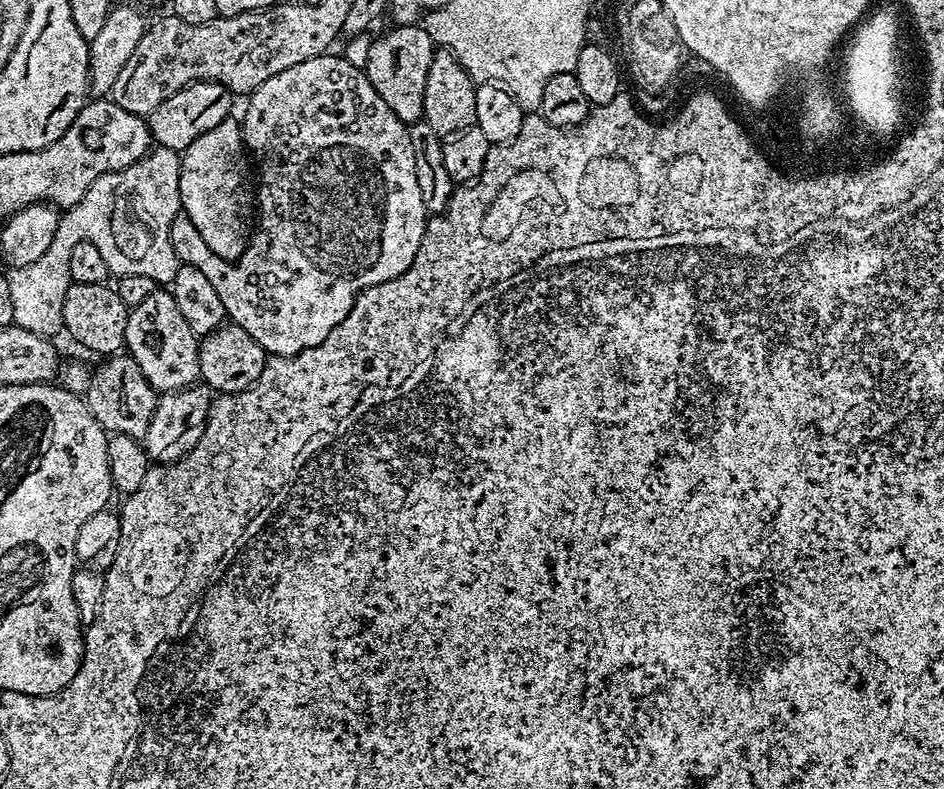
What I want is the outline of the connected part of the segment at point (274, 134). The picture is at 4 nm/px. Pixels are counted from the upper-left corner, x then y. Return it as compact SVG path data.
M333 54L315 56L306 62L298 62L298 66L290 66L290 70L282 70L282 74L274 74L274 78L266 78L266 82L262 82L262 86L255 88L247 97L248 109L245 110L244 116L242 115L242 131L247 151L250 153L255 167L256 164L260 167L260 184L258 180L258 227L255 229L248 249L240 255L240 259L235 262L229 262L215 256L210 250L210 246L206 246L206 242L202 242L202 234L198 234L198 230L194 230L194 222L190 222L188 216L183 214L176 216L172 223L172 229L170 230L172 245L174 246L176 256L180 259L181 264L189 264L198 270L202 270L202 274L206 274L206 278L210 278L214 290L218 290L218 298L222 298L222 306L224 307L227 319L233 324L242 326L242 330L246 330L246 334L250 334L250 338L254 338L254 342L258 342L263 346L265 353L274 356L297 356L302 350L318 346L328 337L330 330L334 330L334 326L338 326L346 318L346 314L350 314L354 302L360 297L361 292L363 292L365 288L373 288L382 282L386 282L390 278L398 278L401 276L402 273L415 262L416 256L420 253L420 243L424 237L425 227L430 219L428 207L425 206L424 199L422 198L422 186L418 186L418 174L416 173L416 145L412 139L409 125L403 124L394 114L394 110L390 110L390 106L386 106L386 102L382 102L378 90L374 90L374 86L361 69L359 72L350 61L343 60L340 56L332 55Z

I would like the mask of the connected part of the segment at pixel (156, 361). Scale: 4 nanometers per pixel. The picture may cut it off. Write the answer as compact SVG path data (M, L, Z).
M162 288L157 289L154 294L150 294L150 297L146 298L146 301L131 309L128 313L126 334L124 335L125 349L137 363L148 383L159 393L163 394L180 388L187 388L197 381L200 375L197 352L199 341L199 337L187 325L186 318L182 317L182 312L177 303L174 302L171 291Z

